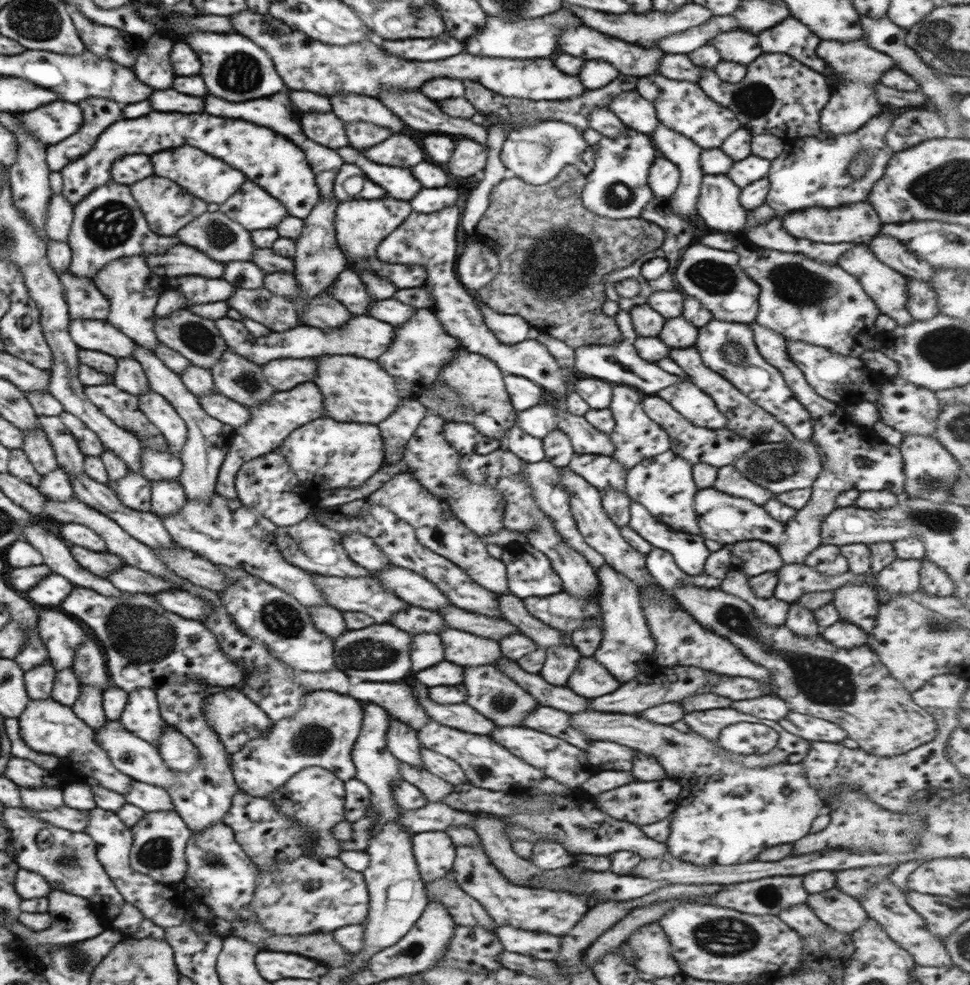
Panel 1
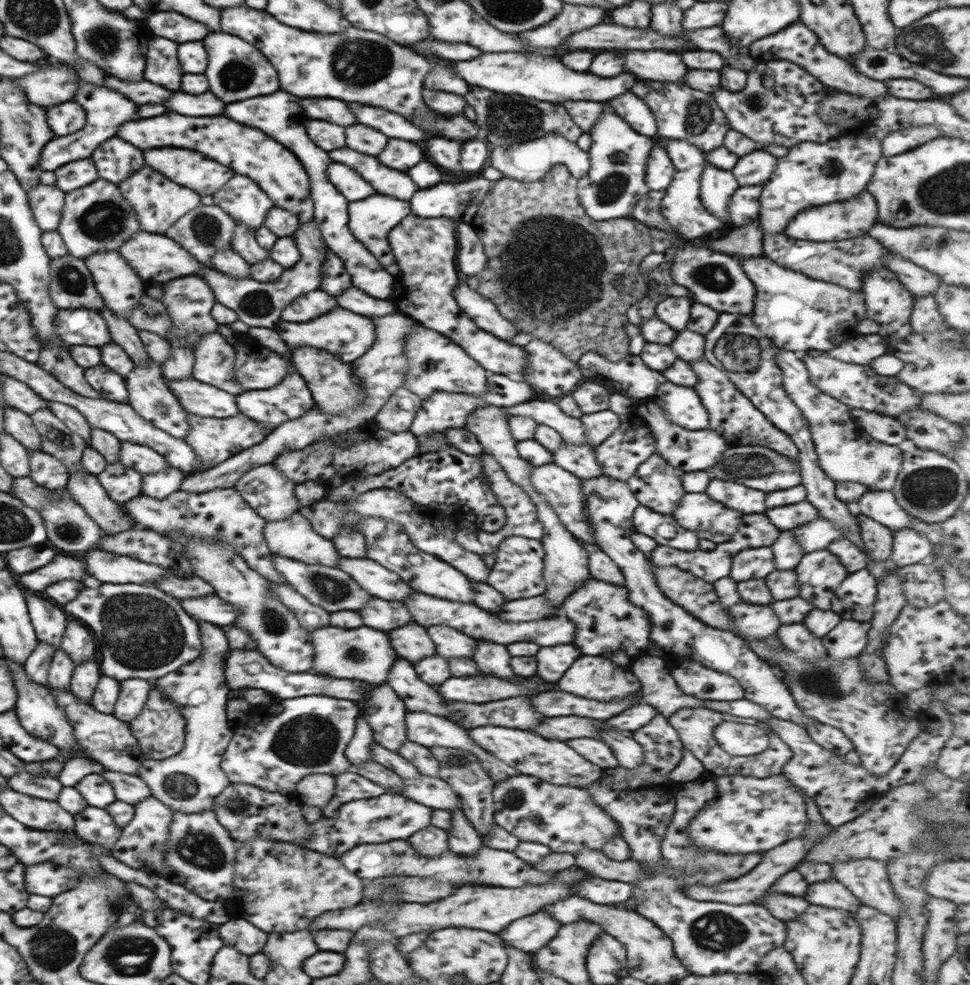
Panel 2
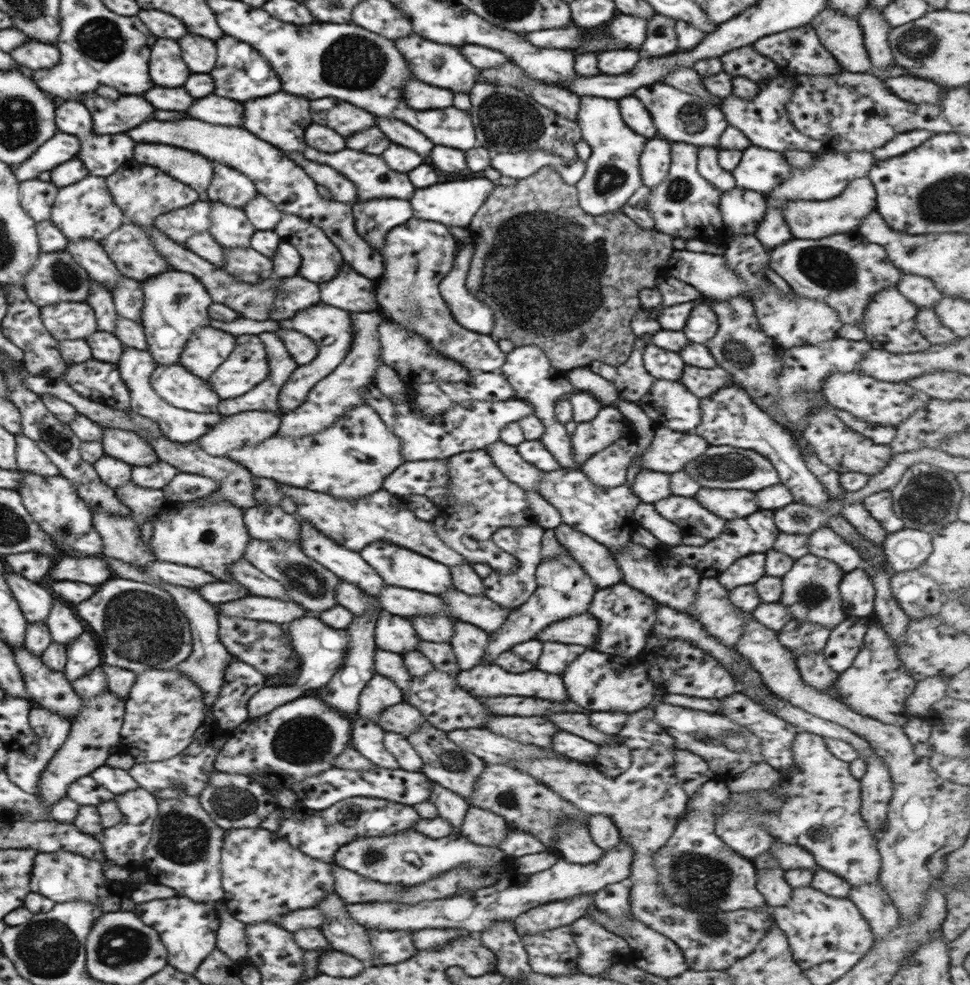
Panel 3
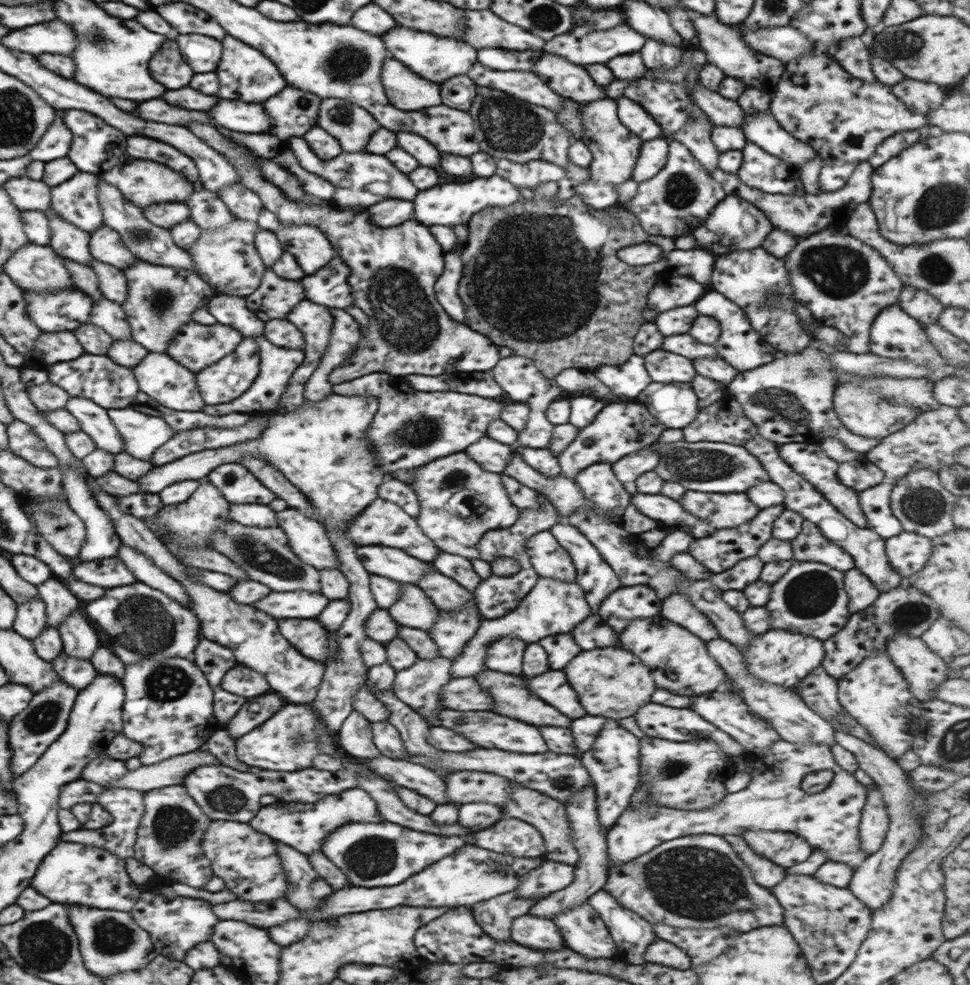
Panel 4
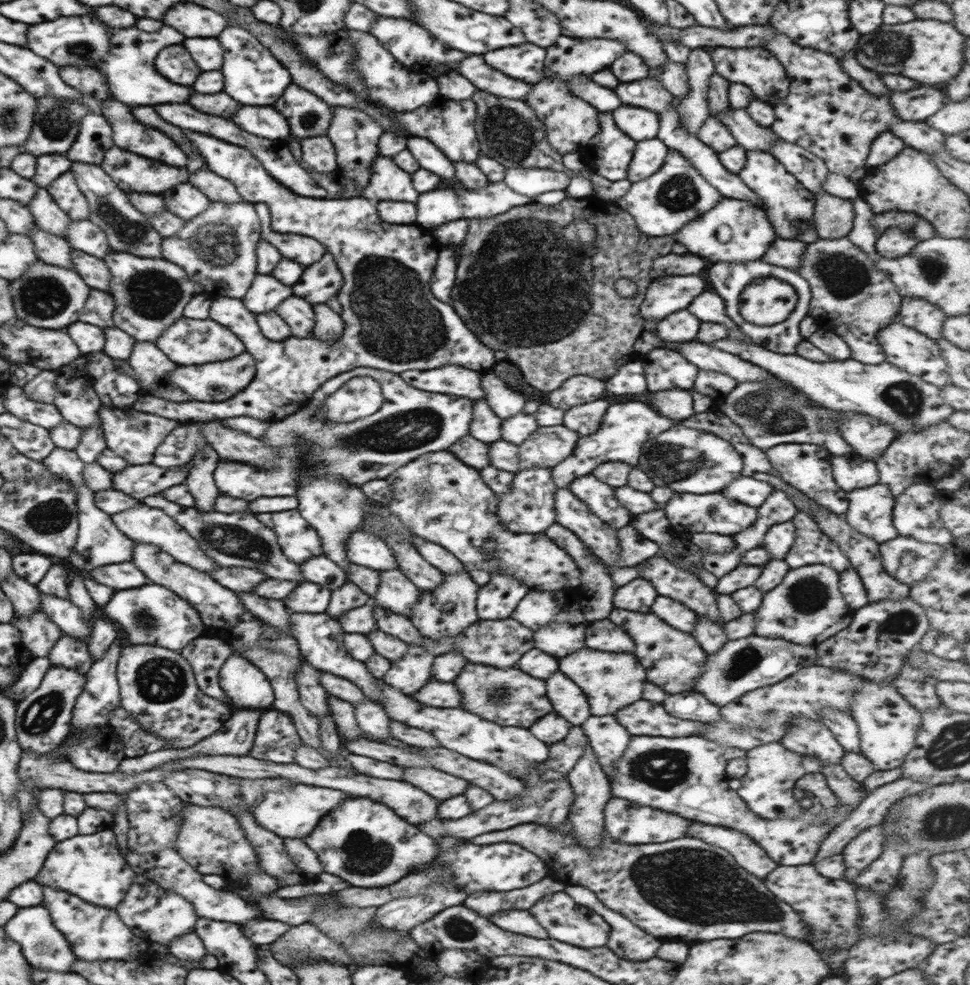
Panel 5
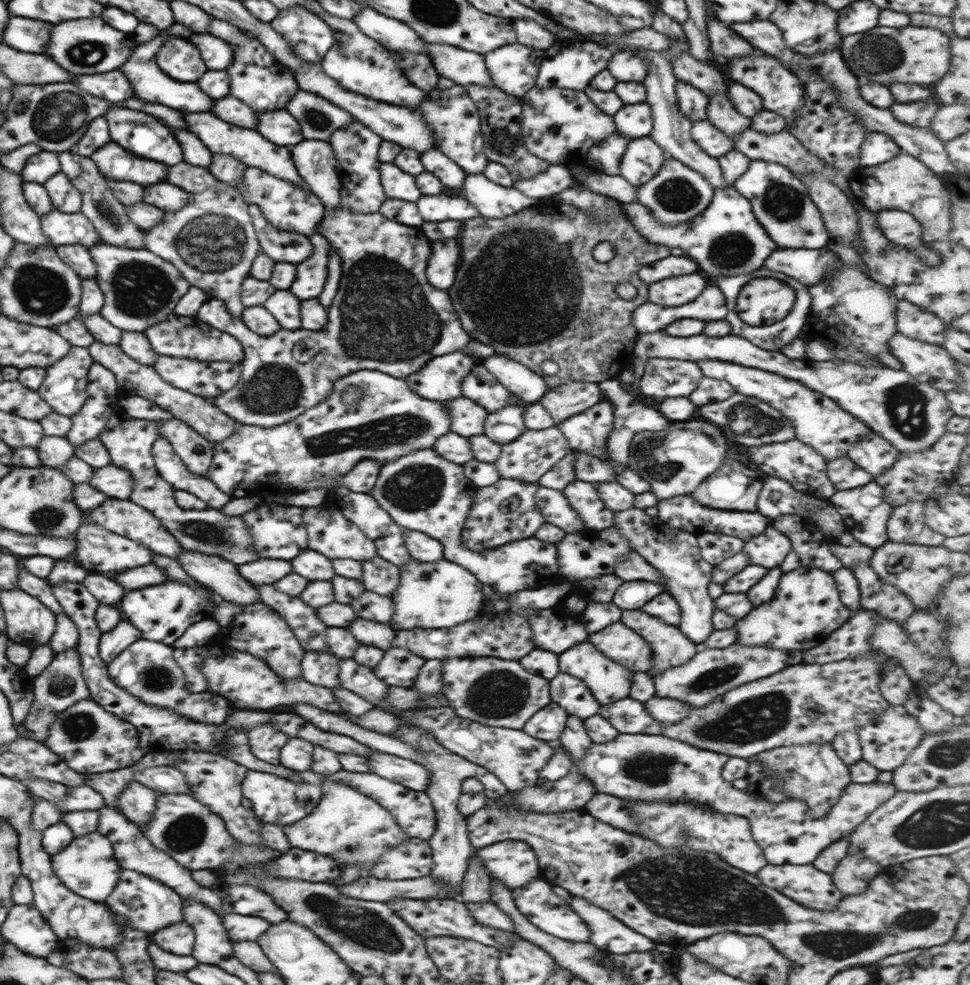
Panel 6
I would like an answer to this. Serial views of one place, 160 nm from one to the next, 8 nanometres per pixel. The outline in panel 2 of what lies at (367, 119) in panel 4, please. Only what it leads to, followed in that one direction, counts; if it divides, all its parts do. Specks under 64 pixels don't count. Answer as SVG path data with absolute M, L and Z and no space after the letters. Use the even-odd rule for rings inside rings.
M302 98L302 108L314 120L332 120L332 124L352 126L356 116L350 112L346 102L335 98Z

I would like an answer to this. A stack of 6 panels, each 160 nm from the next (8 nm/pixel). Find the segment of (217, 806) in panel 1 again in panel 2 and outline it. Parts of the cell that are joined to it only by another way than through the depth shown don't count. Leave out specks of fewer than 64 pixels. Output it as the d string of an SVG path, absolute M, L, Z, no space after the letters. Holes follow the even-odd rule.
M197 620L197 622L198 627L200 627L200 635L202 635L202 650L204 650L202 656L196 658L194 662L181 666L176 672L168 673L162 678L158 678L155 682L155 686L161 690L161 693L173 703L176 703L178 714L182 714L184 720L186 720L186 727L184 727L186 740L183 749L177 755L164 760L143 758L135 774L150 787L152 797L157 798L173 811L185 812L186 814L212 809L214 798L231 783L226 773L222 770L221 760L228 743L235 733L230 730L226 718L226 704L229 701L228 692L230 692L230 688L226 682L224 661L226 661L226 655L231 649L229 648L224 628L208 622L202 622L202 620Z

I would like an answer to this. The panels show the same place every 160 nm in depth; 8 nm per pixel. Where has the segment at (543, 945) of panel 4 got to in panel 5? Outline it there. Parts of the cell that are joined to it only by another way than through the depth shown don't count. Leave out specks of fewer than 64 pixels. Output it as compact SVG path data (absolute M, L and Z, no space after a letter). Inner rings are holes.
M501 910L491 914L491 921L508 932L523 934L534 938L546 938L548 933L528 910Z

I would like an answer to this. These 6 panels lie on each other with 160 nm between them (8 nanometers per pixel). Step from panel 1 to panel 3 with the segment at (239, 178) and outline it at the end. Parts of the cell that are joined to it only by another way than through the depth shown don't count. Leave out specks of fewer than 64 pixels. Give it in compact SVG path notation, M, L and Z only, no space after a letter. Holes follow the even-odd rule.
M136 144L134 158L140 164L156 166L176 180L187 184L198 193L207 190L212 175L212 162L196 152L174 148L168 144Z

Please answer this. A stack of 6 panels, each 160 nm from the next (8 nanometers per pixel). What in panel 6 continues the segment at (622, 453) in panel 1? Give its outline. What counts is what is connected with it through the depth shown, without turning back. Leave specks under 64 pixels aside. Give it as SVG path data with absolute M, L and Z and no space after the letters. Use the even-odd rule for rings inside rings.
M576 479L568 484L563 493L585 528L599 531L613 526L615 511L600 500L595 483Z

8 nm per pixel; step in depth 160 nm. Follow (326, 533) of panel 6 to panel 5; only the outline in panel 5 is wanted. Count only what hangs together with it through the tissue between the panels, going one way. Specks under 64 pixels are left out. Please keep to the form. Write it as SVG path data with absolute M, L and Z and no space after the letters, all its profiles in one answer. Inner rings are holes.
M358 528L358 530L351 532L346 542L345 553L352 563L378 572L399 569L394 553L382 538Z

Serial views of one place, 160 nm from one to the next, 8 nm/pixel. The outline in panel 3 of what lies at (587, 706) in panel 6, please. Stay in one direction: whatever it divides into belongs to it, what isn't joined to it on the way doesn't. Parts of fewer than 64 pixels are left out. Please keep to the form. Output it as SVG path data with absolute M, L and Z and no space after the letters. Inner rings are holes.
M495 663L480 664L478 666L460 670L457 676L458 686L469 692L473 697L495 697L495 696L529 696L530 698L541 698L550 702L565 702L566 688L562 682L562 676L550 674L537 668L525 673L514 674L506 672L501 666Z

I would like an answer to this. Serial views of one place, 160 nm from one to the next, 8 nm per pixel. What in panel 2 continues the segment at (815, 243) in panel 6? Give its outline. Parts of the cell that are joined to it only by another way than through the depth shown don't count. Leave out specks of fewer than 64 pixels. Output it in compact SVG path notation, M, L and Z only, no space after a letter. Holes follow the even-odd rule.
M757 148L740 157L731 172L740 186L763 185L774 173L776 164L777 158Z

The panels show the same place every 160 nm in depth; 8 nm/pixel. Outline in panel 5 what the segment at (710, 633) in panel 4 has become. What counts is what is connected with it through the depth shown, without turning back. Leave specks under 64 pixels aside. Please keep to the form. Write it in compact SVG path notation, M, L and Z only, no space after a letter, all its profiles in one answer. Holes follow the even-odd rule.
M658 595L650 611L664 623L677 628L678 630L691 633L696 624L698 616L688 606L673 600L668 596Z

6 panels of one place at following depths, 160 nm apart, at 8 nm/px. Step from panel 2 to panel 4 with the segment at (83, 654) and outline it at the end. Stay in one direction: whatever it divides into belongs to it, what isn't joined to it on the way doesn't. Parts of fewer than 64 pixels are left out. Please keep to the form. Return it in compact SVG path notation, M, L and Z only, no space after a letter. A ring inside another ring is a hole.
M54 578L46 580L37 588L39 598L46 606L47 625L56 630L74 610L78 610L83 605L67 586Z

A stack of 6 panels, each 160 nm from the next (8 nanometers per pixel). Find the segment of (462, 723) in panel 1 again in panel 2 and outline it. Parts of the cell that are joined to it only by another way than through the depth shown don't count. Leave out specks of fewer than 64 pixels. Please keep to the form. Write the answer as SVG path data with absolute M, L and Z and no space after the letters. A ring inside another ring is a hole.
M408 660L392 663L385 680L391 689L404 701L410 712L434 714L444 718L452 716L452 709L441 700L441 696L427 682L424 682Z

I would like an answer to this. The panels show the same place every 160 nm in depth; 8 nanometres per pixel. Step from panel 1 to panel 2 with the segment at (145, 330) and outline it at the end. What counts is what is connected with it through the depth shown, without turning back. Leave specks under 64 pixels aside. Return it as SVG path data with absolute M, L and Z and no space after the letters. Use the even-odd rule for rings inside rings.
M100 251L87 256L85 265L91 272L96 290L118 316L129 320L129 312L139 303L139 298L146 294L149 283L143 282L138 273L126 262L119 251Z

